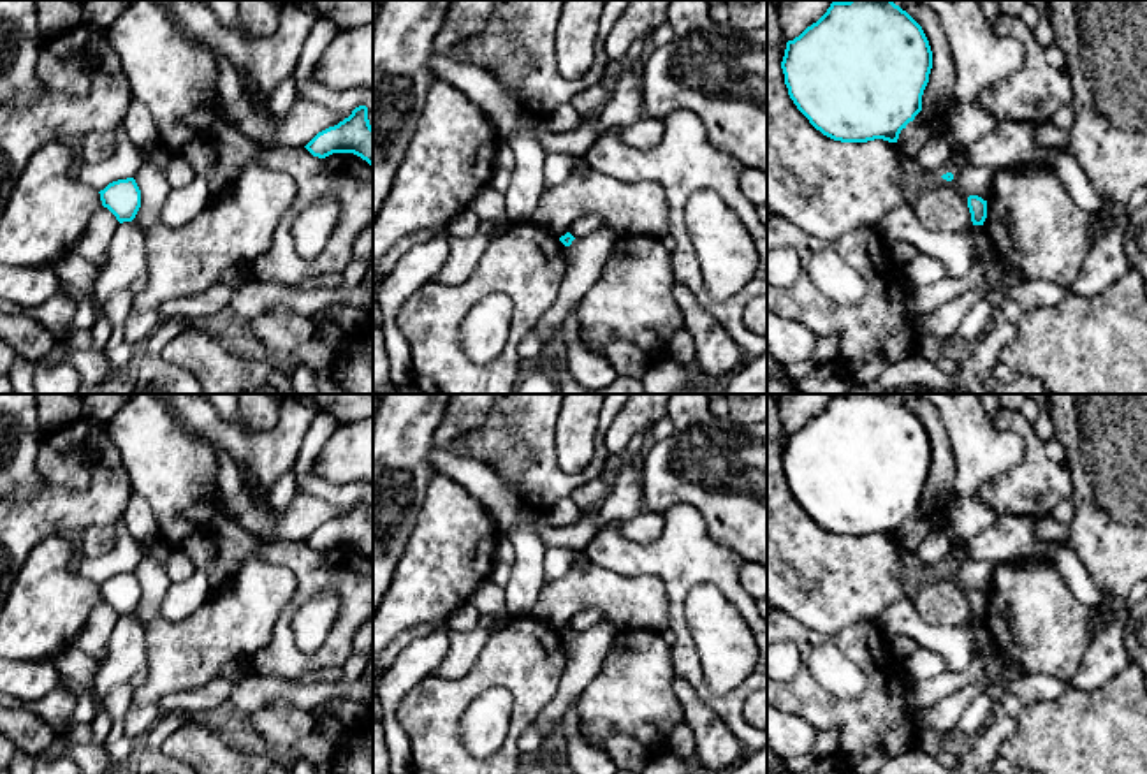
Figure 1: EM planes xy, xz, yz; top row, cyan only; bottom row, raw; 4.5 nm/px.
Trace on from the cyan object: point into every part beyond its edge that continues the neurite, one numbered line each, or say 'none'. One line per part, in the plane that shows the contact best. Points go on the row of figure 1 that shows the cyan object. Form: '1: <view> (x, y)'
none

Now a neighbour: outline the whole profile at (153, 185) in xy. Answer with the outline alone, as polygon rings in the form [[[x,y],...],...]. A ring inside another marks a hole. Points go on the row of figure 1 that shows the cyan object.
[[[144,162],[134,176],[141,190],[141,208],[132,220],[142,230],[160,223],[160,209],[171,194],[171,185],[165,172],[157,169],[151,162]]]

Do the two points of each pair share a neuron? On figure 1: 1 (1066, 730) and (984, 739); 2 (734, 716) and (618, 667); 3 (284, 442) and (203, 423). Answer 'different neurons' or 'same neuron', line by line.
1: different neurons
2: different neurons
3: same neuron

